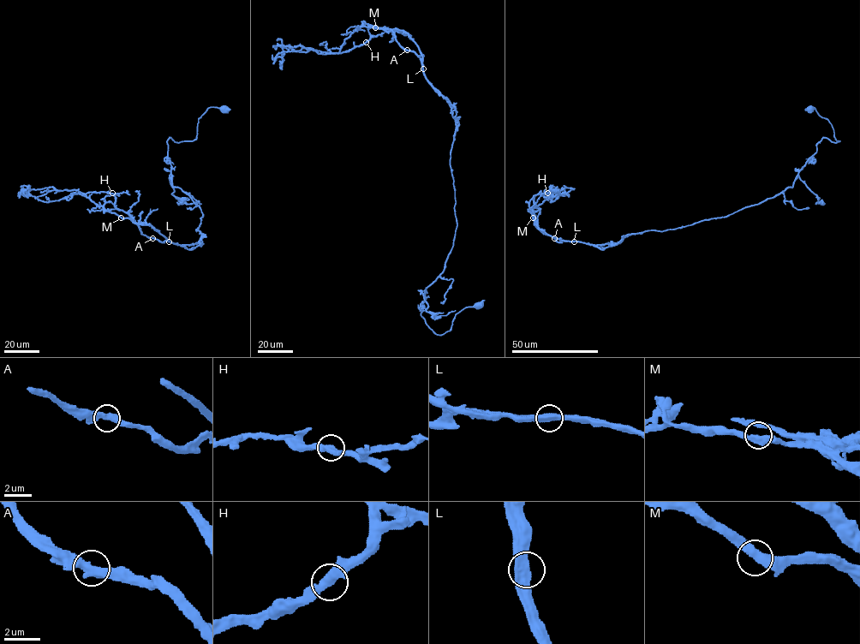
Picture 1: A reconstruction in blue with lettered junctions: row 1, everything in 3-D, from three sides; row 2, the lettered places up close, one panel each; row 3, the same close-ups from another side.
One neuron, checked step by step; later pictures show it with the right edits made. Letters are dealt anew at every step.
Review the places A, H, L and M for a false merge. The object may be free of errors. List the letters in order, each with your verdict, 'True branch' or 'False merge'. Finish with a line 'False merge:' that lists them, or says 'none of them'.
A: True branch
H: True branch
L: False merge
M: True branch
False merge: L

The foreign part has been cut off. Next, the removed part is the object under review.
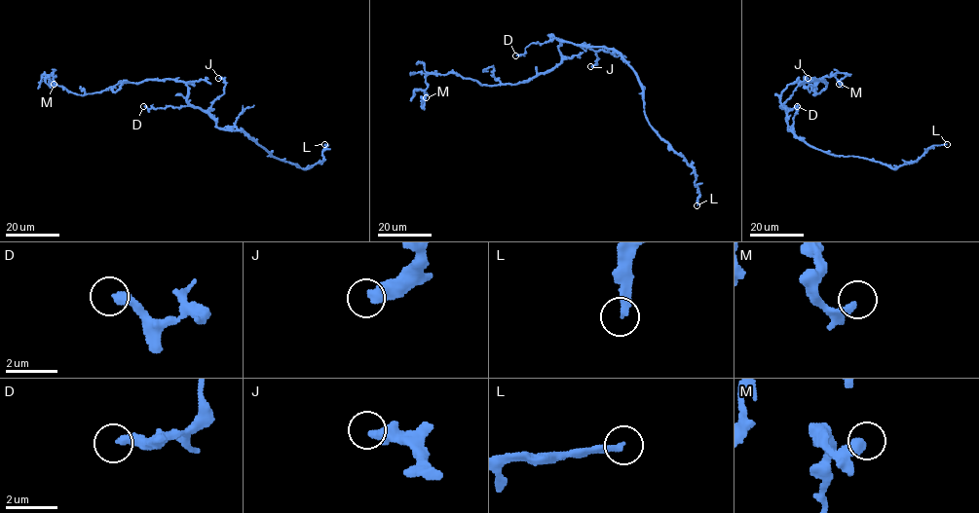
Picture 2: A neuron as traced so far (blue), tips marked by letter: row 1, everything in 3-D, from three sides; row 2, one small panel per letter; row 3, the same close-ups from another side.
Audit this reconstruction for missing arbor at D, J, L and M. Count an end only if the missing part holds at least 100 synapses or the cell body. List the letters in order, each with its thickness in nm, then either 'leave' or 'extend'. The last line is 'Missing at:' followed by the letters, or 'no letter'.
D: 340 nm | leave
J: 460 nm | leave
L: 260 nm | extend
M: 340 nm | leave
Missing at: L

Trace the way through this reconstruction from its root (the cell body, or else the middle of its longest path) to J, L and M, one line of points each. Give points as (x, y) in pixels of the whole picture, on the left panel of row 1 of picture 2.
J: (198, 108), (207, 110), (223, 93), (225, 81), (218, 78)
L: (198, 108), (203, 109), (218, 128), (242, 129), (271, 155), (304, 168), (322, 161), (324, 144)
M: (198, 108), (187, 100), (189, 83), (173, 79), (118, 83), (83, 95), (57, 85), (52, 73), (54, 84)

